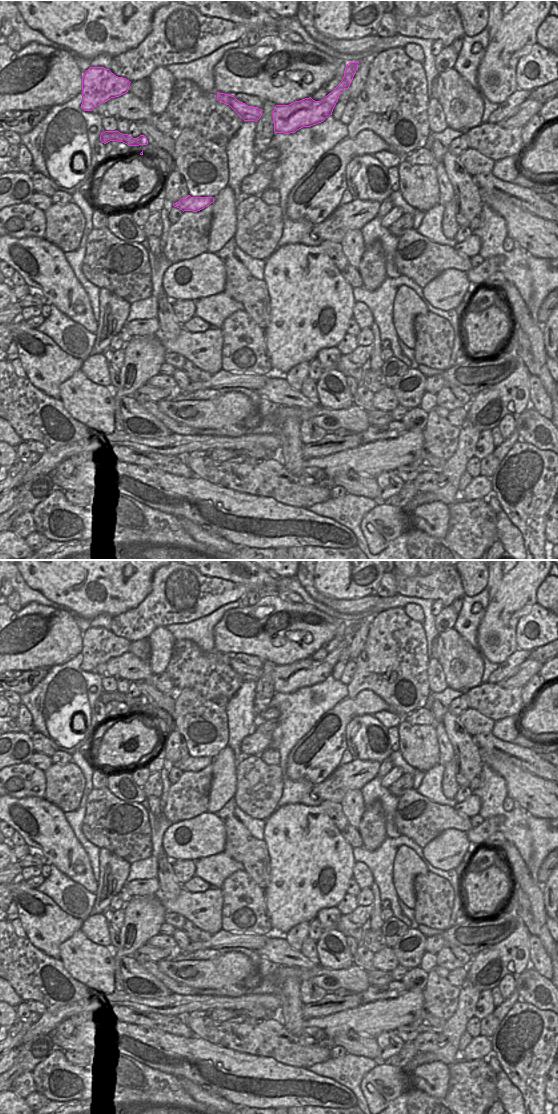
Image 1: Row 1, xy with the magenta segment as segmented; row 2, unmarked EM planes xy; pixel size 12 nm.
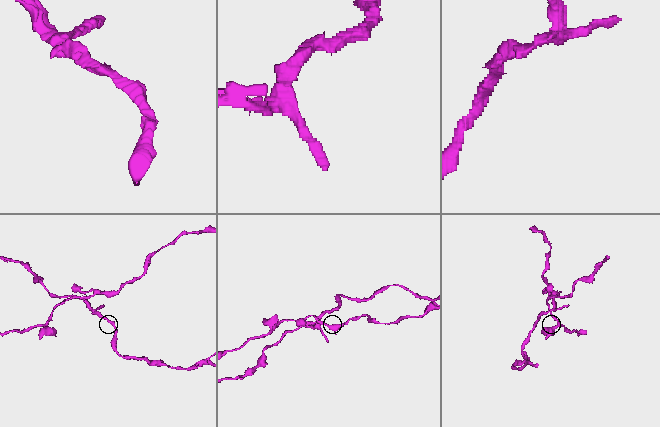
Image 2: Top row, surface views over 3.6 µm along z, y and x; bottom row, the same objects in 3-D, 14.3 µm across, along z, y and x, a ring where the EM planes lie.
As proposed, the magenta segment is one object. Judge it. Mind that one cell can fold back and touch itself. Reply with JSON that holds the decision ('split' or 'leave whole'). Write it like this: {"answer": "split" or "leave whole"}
{"answer": "split"}

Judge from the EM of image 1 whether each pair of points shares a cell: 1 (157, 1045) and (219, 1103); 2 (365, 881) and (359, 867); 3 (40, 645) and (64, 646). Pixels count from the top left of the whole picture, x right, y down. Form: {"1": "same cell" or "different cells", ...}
{"1": "different cells", "2": "same cell", "3": "same cell"}

